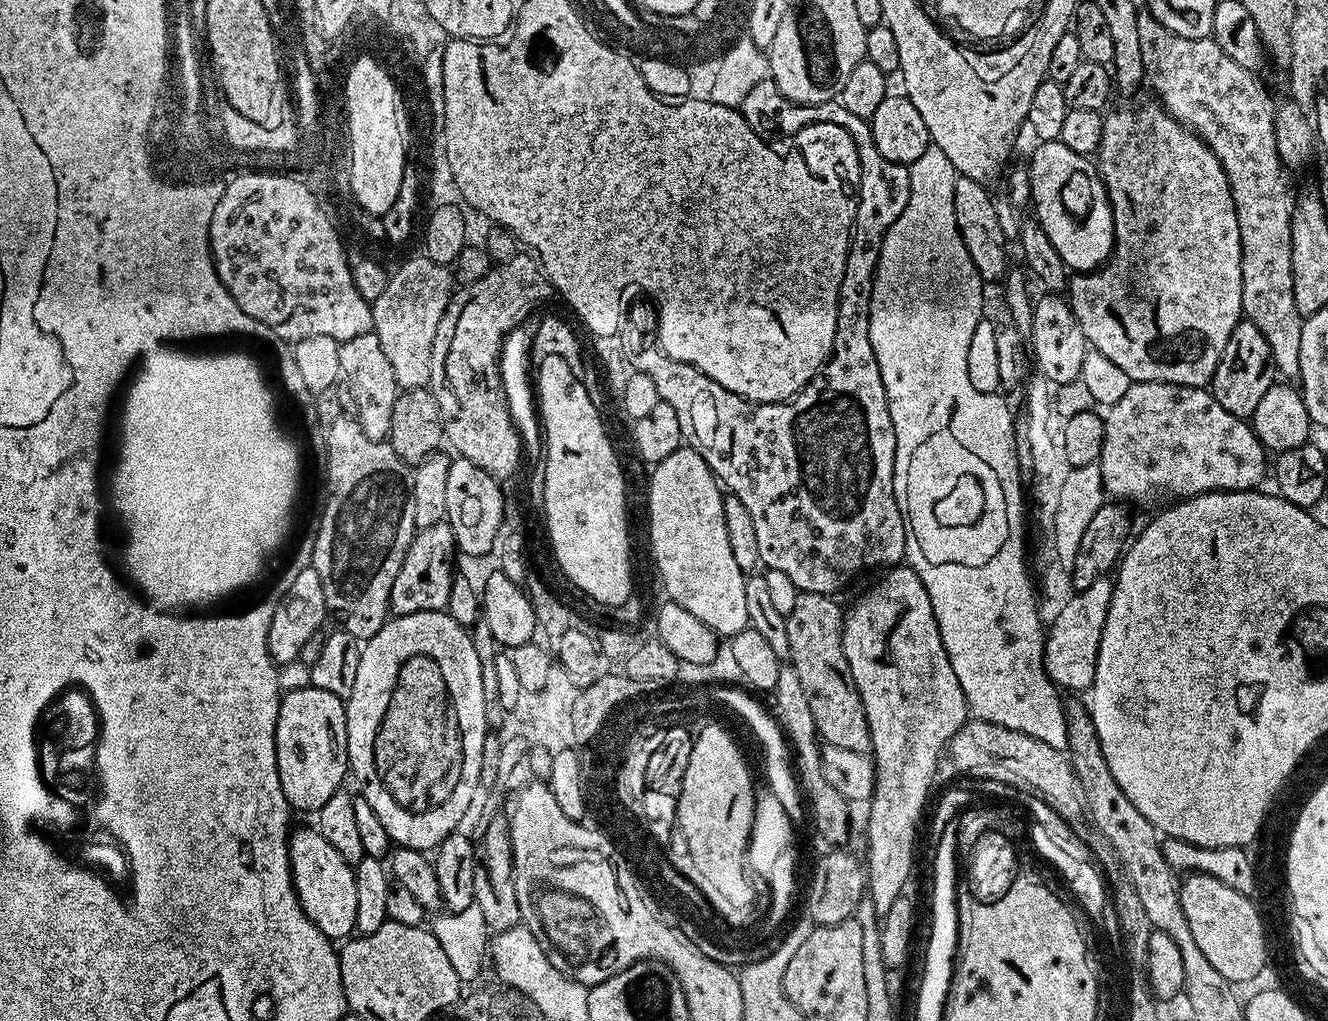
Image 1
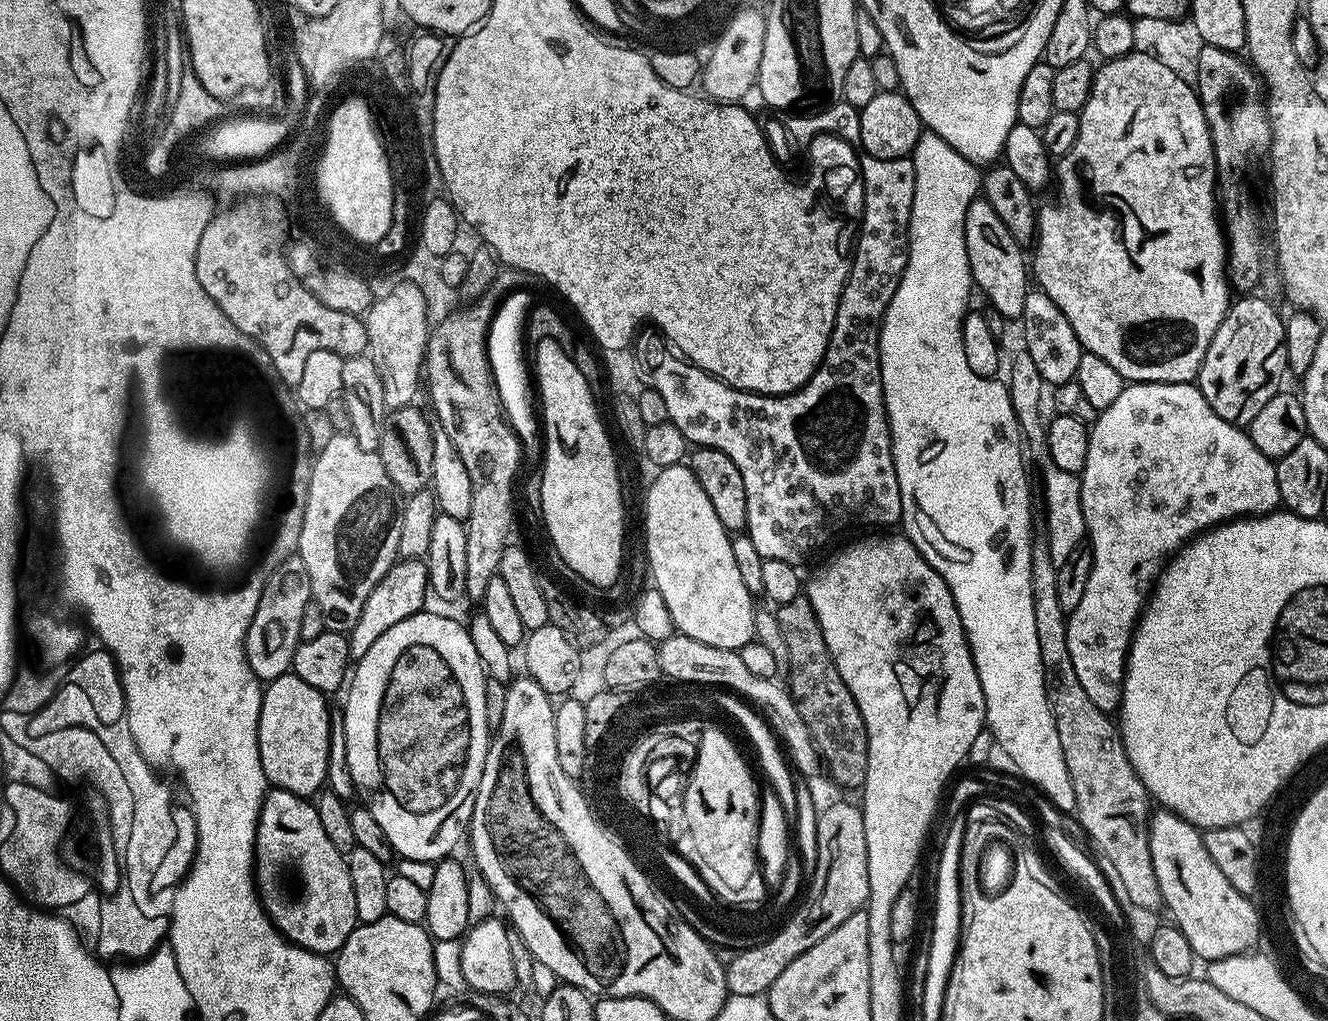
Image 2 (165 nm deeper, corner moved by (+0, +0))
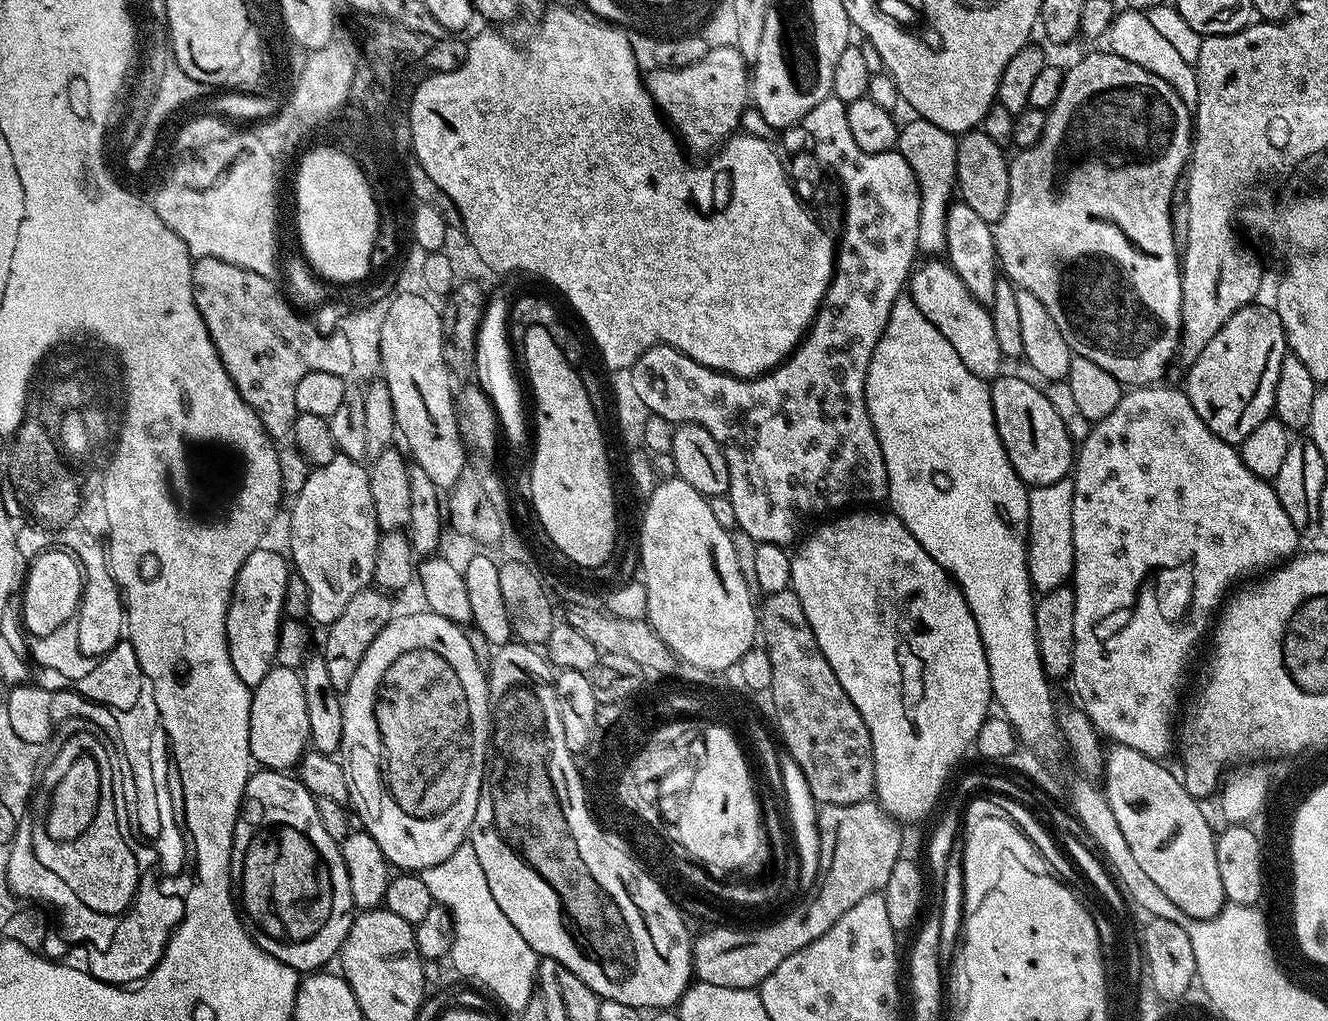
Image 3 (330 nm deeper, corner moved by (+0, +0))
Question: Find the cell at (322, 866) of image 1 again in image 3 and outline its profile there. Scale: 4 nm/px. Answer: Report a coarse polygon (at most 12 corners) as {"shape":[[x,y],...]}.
{"shape":[[256,770],[234,826],[252,940],[301,974],[354,919],[316,797]]}

